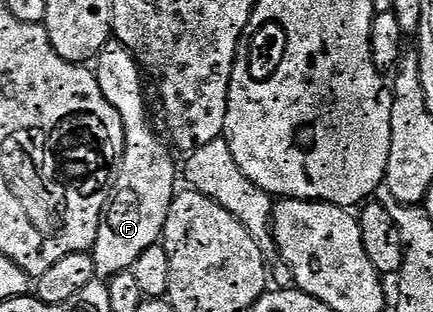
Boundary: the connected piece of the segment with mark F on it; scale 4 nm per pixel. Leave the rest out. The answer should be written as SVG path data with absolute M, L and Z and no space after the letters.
M107 41L95 60L95 74L102 93L122 117L124 134L123 156L117 166L111 200L103 212L103 221L98 225L97 239L91 250L95 277L107 281L132 268L141 251L160 242L177 186L175 163L147 115L141 81L143 73L135 57L119 41Z

